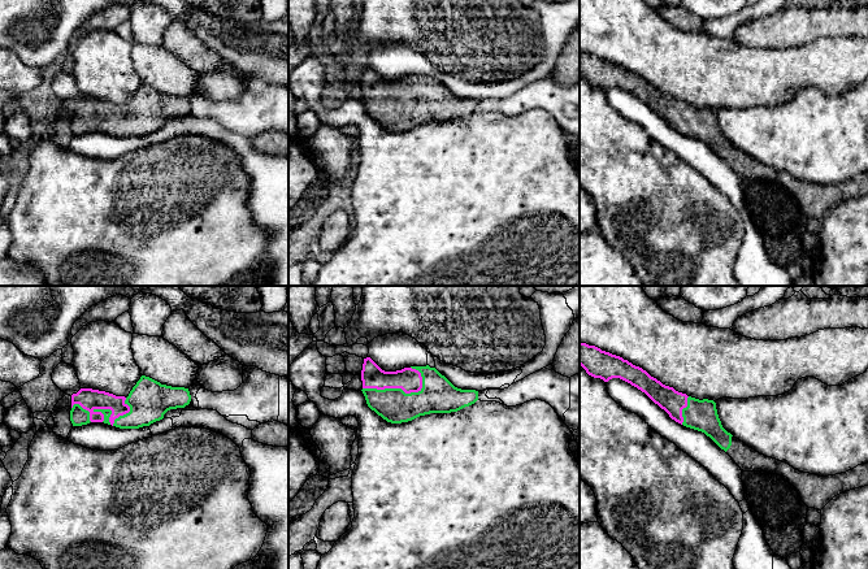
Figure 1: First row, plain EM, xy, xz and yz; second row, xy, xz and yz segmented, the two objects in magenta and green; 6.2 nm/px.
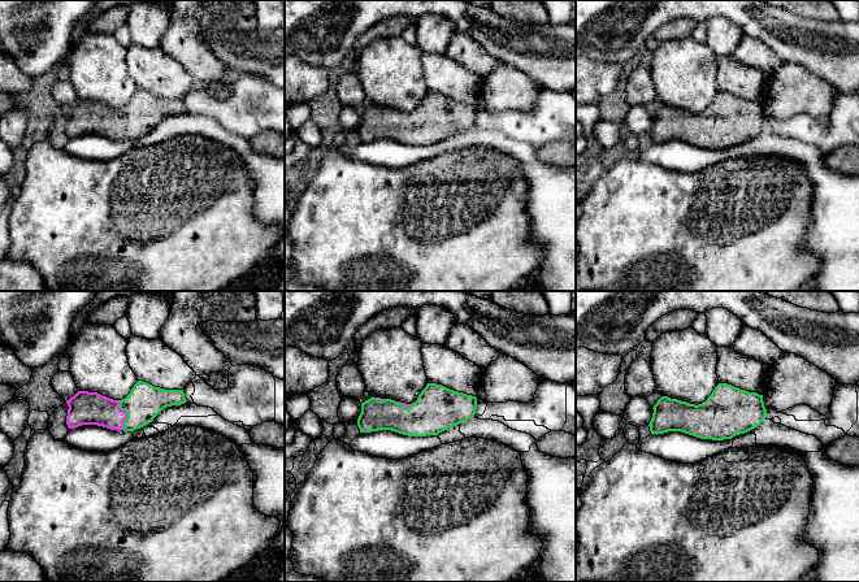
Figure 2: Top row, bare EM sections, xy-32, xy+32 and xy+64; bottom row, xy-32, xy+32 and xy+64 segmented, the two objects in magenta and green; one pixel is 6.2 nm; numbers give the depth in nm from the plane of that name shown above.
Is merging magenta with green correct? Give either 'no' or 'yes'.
yes

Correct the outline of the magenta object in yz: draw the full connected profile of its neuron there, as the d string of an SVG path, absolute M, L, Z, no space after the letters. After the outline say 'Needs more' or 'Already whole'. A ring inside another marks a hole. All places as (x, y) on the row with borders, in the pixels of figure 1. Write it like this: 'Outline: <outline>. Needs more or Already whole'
Outline: M580 343L580 365L586 370L589 375L594 378L600 378L604 382L608 382L612 378L620 378L637 387L638 390L645 392L655 404L664 409L672 420L686 427L702 431L707 436L709 436L721 449L724 449L733 459L733 461L741 468L741 470L767 472L771 474L781 475L798 491L802 501L808 508L821 511L834 496L845 491L868 486L868 462L858 465L856 468L846 473L820 477L816 474L799 472L786 462L760 455L739 439L734 438L722 427L717 414L716 403L713 400L699 400L687 396L686 394L678 392L673 387L665 386L656 378L651 377L642 368L633 365L620 356L602 351L595 346Z. Needs more

